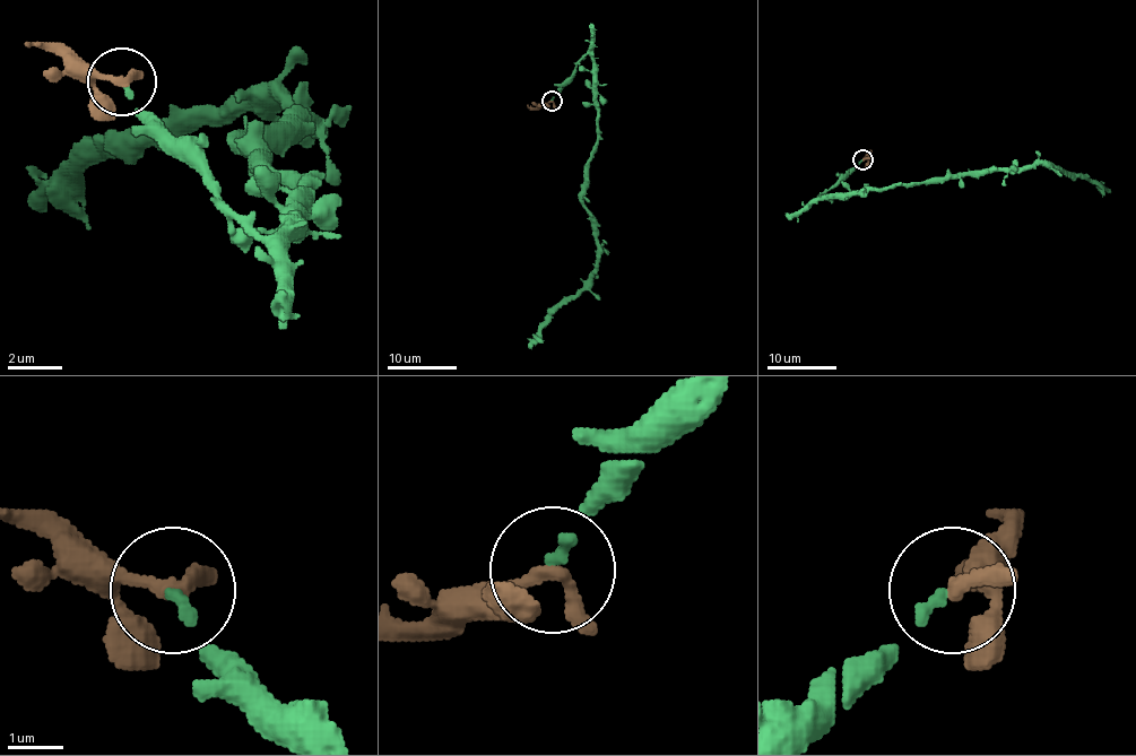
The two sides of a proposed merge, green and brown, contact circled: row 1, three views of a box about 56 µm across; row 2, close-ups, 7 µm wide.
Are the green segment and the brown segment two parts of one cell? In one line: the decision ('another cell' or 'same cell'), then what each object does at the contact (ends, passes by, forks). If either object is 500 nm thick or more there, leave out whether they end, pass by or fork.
same cell; green ends there; brown passes by

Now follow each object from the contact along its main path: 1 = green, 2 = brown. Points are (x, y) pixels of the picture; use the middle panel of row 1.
1: (552, 101), (578, 64), (593, 75), (597, 150), (582, 200), (597, 262), (531, 349)
2: (552, 101), (535, 107), (528, 104)

